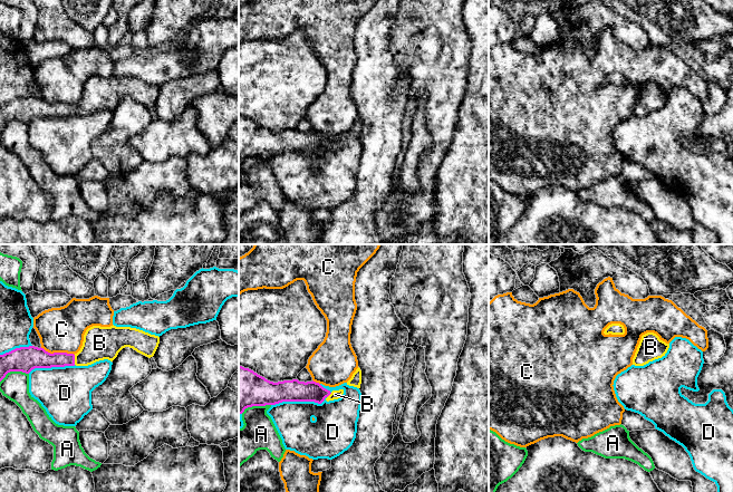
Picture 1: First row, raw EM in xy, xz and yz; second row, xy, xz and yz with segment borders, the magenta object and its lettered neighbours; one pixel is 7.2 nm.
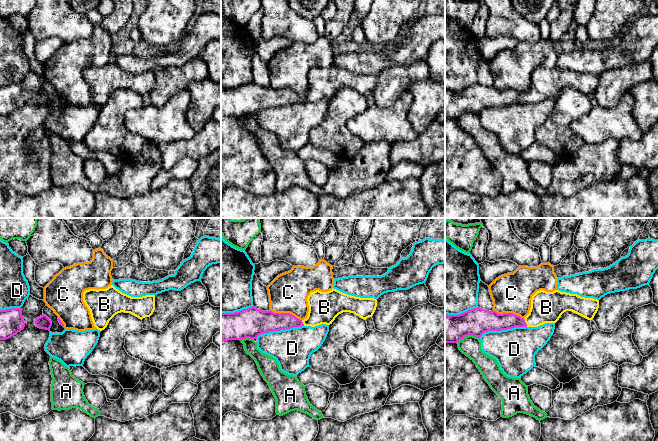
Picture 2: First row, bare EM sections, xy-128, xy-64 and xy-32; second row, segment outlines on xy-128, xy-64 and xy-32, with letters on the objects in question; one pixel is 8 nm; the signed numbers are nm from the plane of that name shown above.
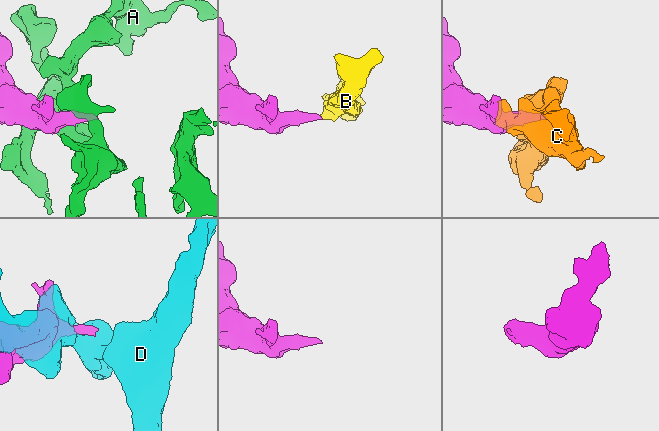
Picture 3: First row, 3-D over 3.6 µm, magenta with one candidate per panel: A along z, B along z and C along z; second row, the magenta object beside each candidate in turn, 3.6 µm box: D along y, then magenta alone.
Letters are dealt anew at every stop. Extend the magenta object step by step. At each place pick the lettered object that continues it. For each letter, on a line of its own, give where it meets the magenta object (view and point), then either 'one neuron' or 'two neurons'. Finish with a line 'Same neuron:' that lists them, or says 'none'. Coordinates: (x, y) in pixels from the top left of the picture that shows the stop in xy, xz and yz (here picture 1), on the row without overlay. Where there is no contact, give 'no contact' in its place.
A: meets magenta in xy at (13, 121); two neurons
B: meets magenta in xy at (74, 109); one neuron
C: meets magenta in xy at (57, 103); two neurons
D: meets magenta in xz at (299, 151); two neurons
Same neuron: B

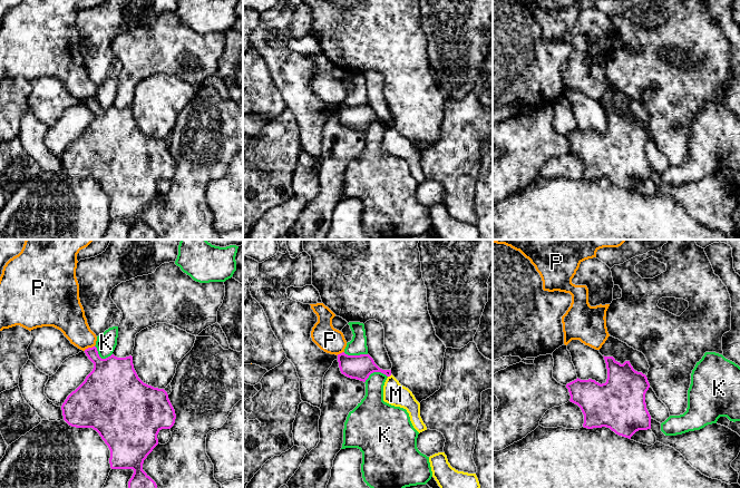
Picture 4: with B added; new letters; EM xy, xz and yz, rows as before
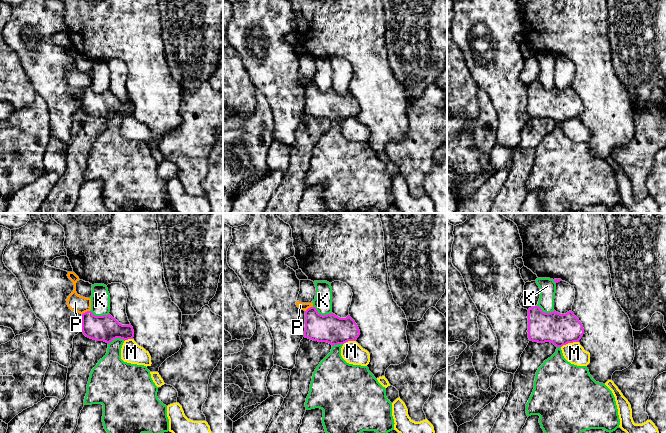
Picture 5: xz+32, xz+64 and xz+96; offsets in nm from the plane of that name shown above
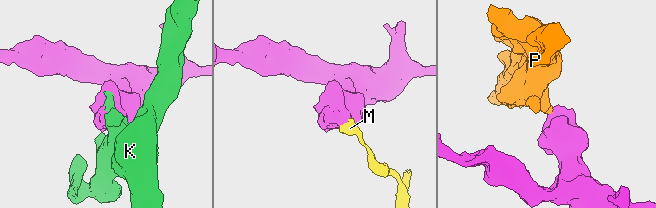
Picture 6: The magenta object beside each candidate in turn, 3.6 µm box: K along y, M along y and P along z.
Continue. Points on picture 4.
K: meets magenta in xz at (375, 122); two neurons
M: meets magenta in xz at (389, 126); two neurons
P: meets magenta in xy at (88, 98); two neurons
Same neuron: none

